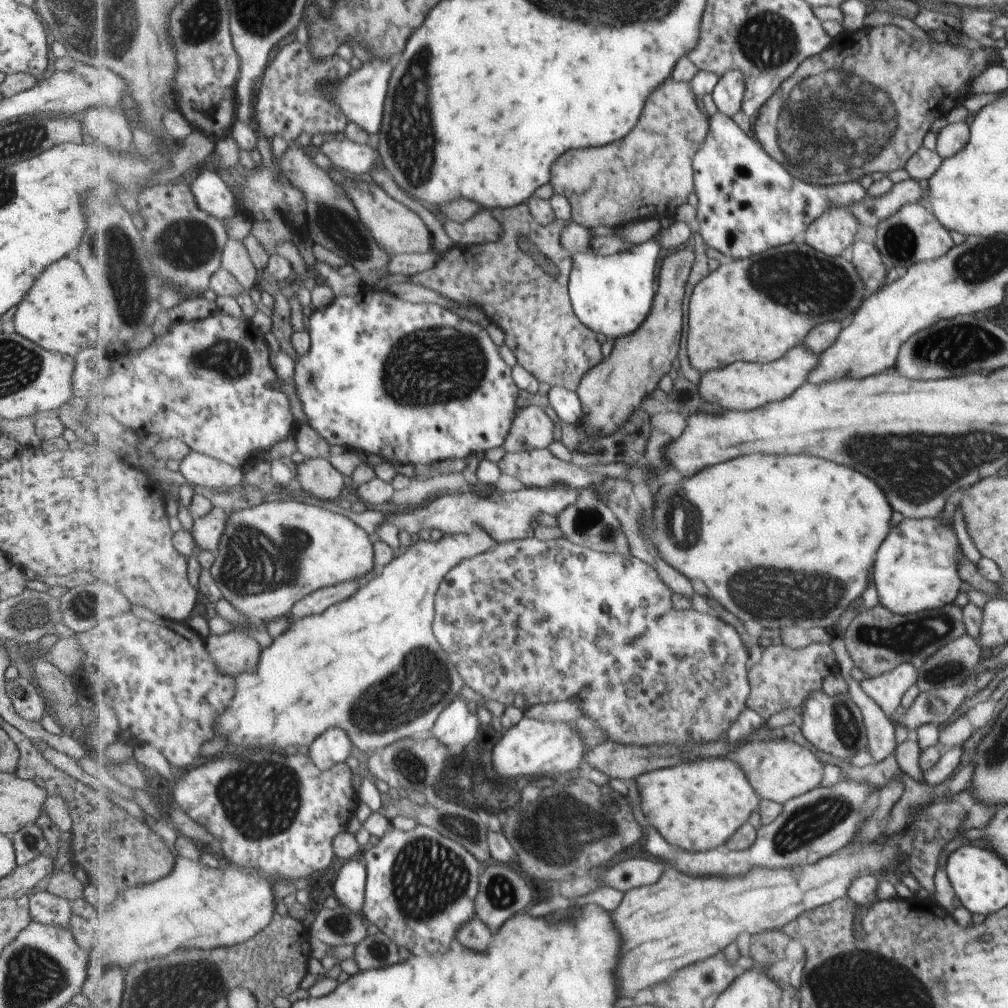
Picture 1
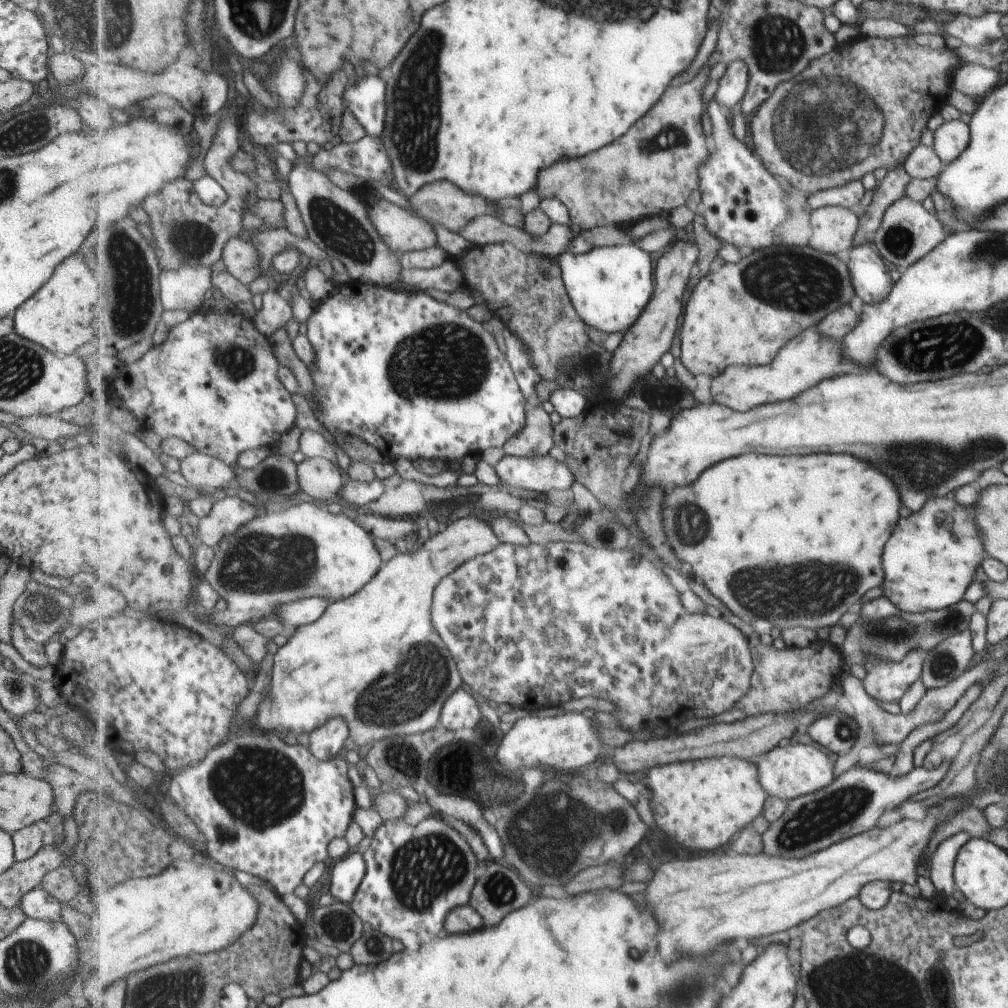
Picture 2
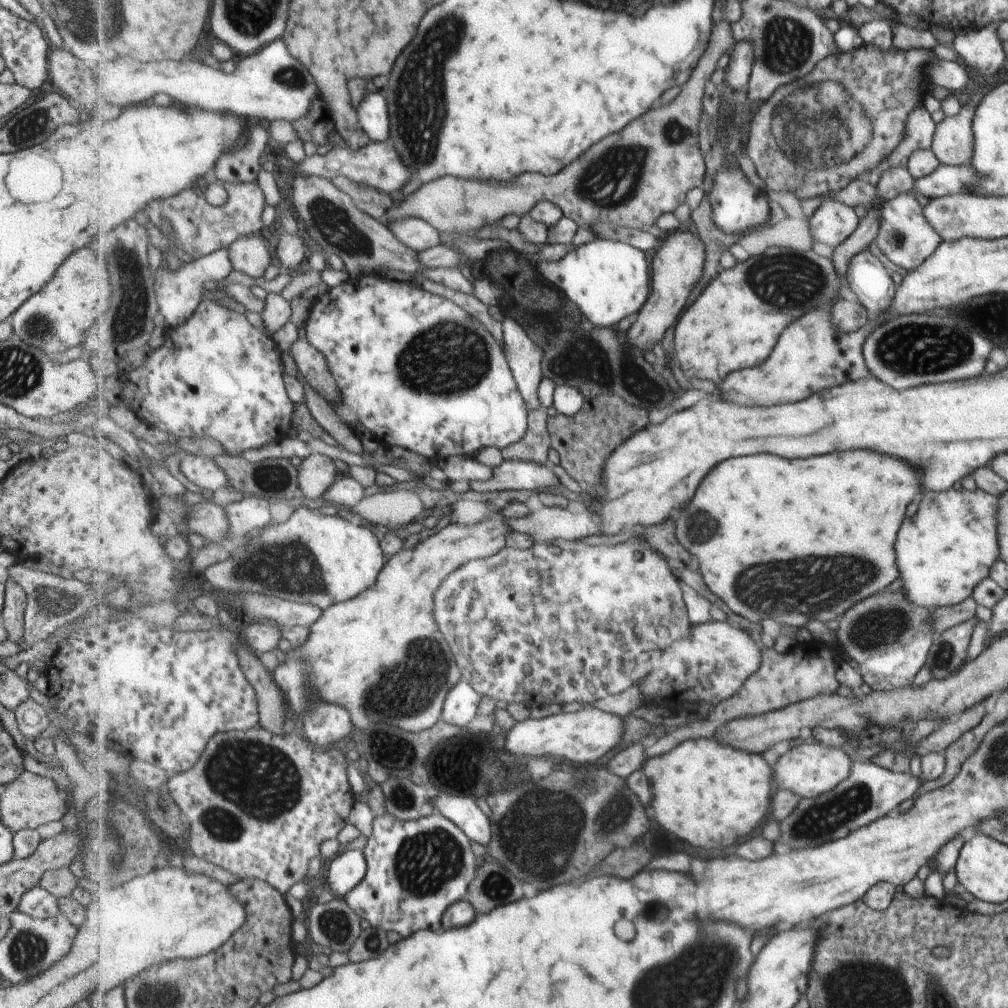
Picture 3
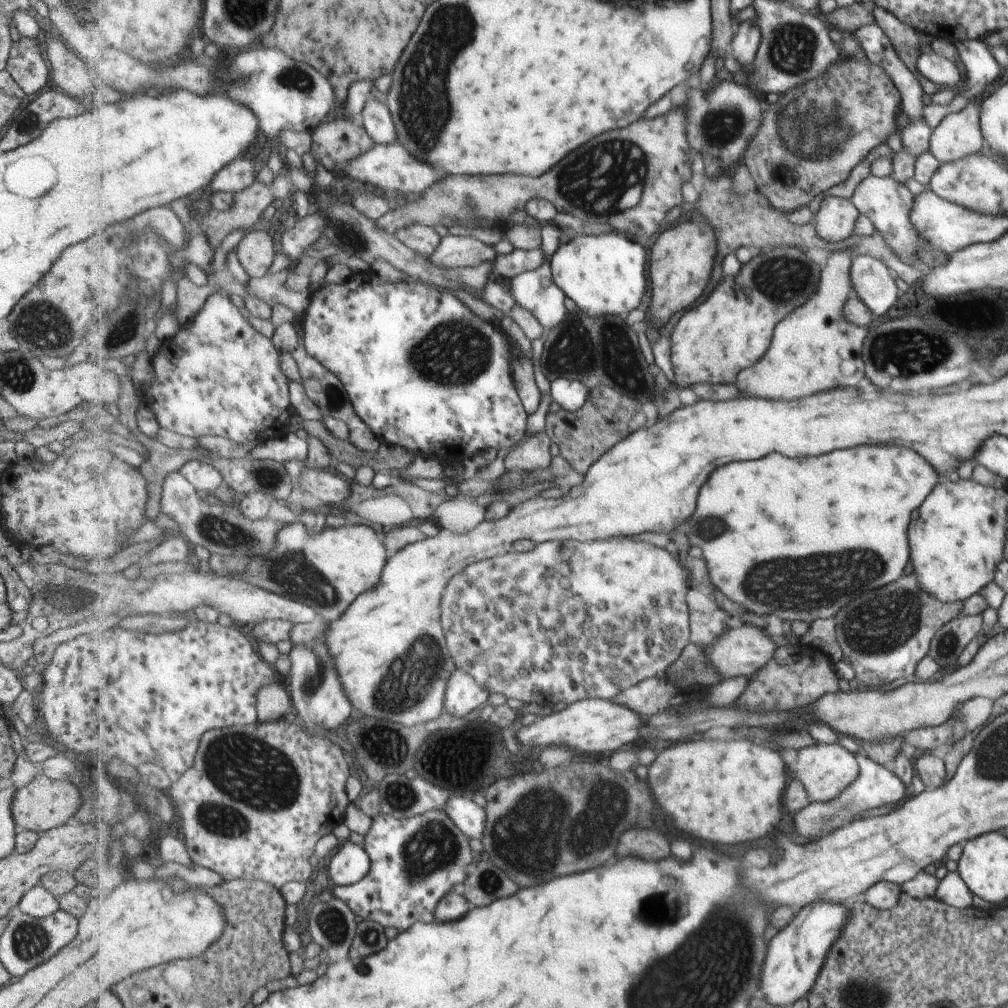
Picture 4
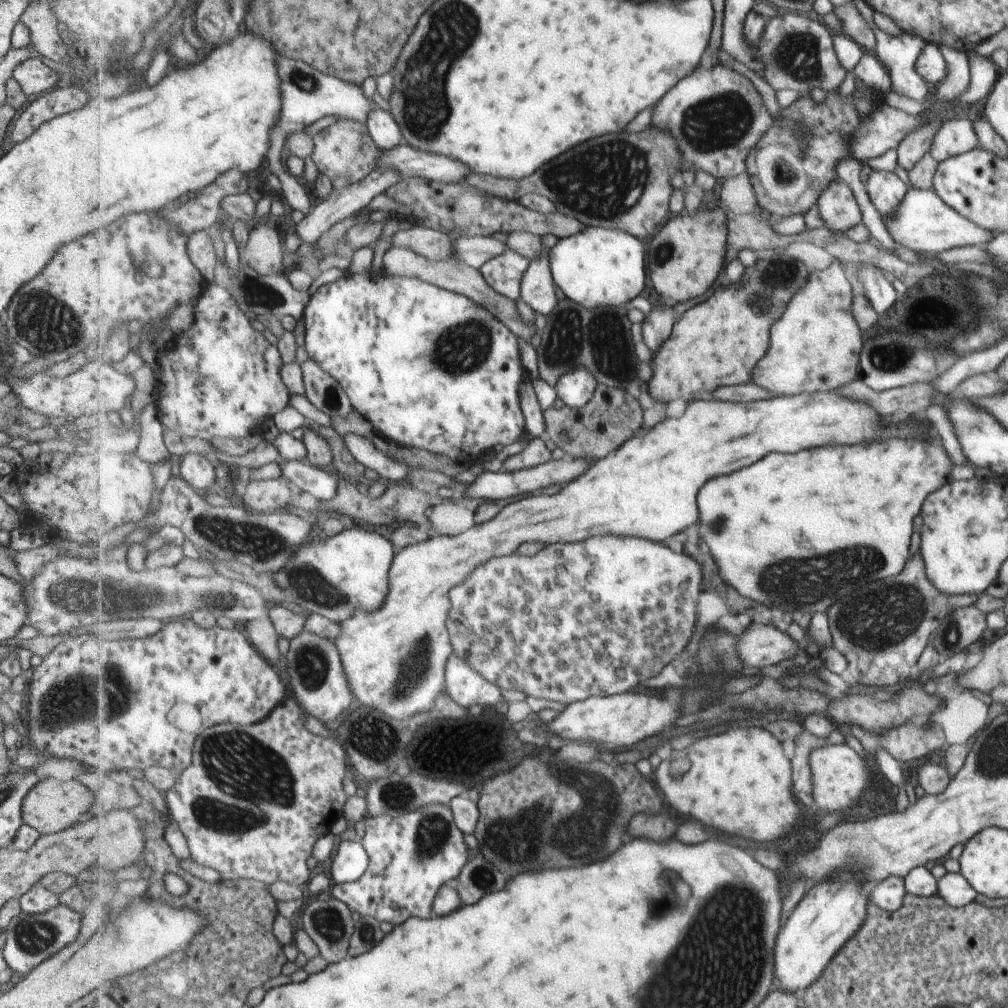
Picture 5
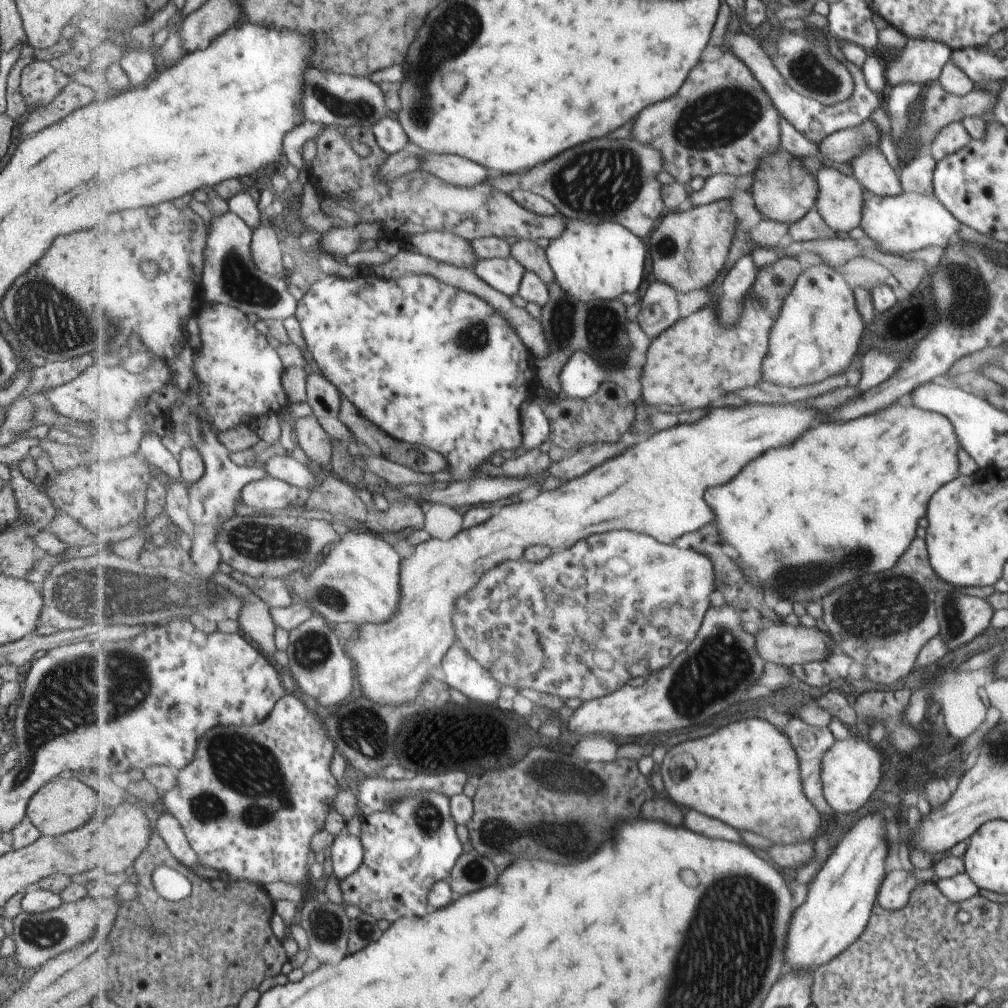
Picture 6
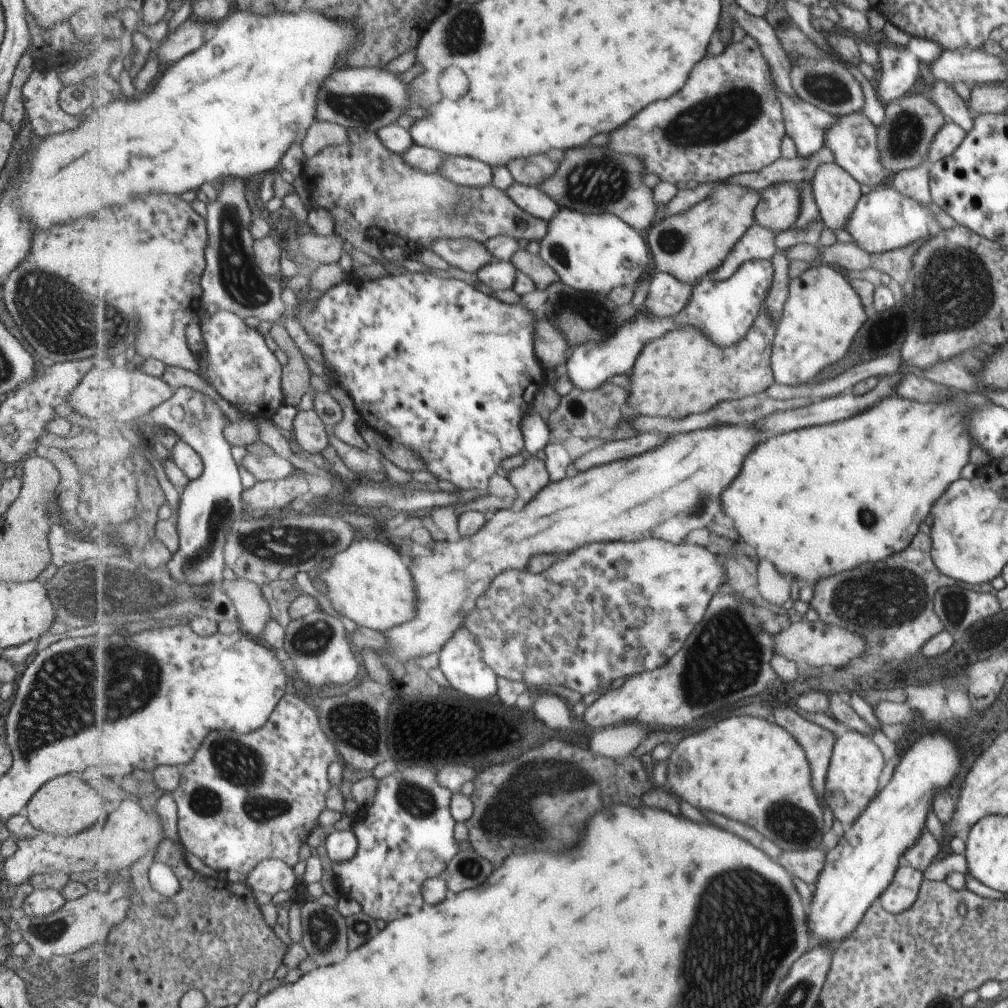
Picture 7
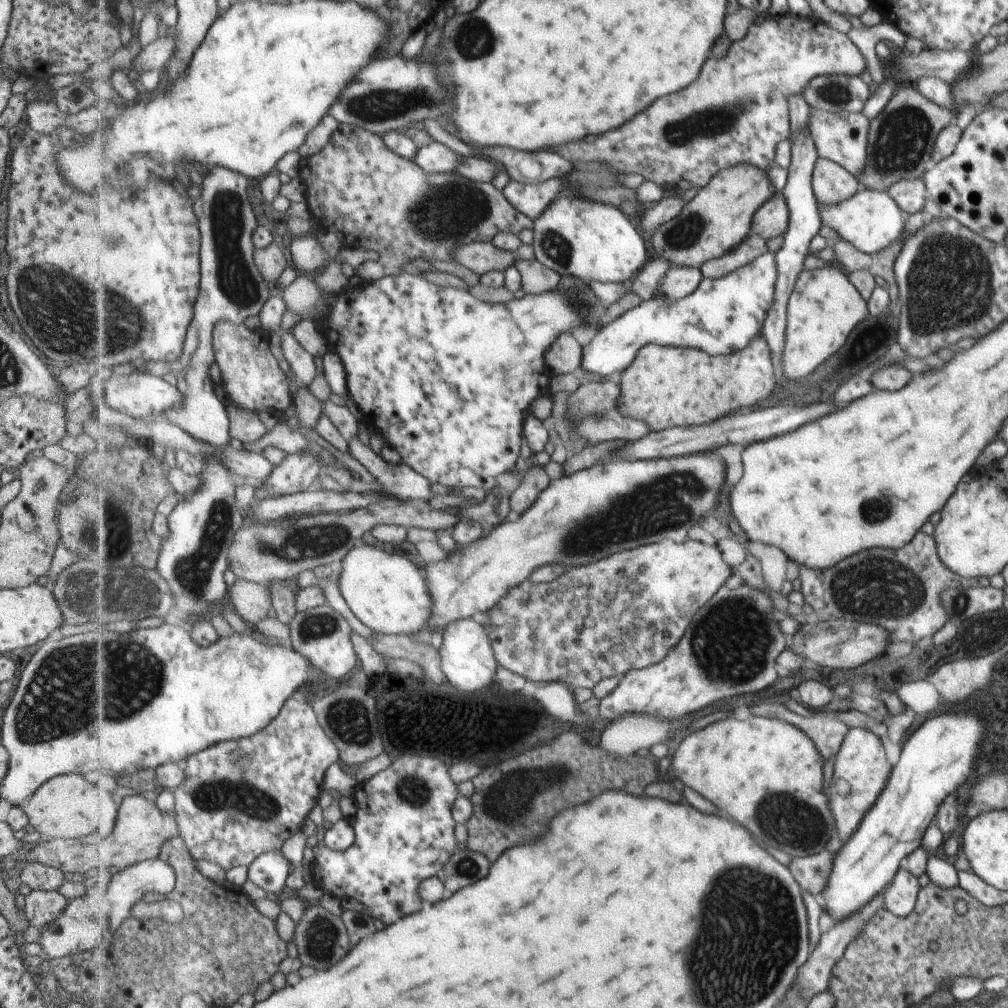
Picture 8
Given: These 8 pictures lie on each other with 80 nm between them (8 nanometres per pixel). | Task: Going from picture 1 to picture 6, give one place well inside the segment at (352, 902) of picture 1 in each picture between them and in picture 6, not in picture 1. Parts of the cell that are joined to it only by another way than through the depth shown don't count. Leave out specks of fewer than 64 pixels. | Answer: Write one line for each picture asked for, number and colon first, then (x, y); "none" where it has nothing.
2: (348, 873)
3: (346, 870)
4: (351, 863)
5: (352, 859)
6: (347, 851)

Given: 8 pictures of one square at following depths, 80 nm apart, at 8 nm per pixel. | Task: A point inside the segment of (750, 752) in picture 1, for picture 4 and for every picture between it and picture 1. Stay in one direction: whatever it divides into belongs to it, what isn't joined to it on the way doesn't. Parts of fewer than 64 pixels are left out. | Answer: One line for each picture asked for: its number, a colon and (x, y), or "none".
2: (787, 771)
3: (808, 769)
4: (825, 770)

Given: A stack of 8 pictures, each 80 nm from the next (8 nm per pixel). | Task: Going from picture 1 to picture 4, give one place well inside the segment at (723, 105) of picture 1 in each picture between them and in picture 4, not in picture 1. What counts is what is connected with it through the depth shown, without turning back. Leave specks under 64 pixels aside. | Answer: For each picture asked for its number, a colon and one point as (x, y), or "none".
2: (733, 86)
3: (742, 59)
4: (745, 45)

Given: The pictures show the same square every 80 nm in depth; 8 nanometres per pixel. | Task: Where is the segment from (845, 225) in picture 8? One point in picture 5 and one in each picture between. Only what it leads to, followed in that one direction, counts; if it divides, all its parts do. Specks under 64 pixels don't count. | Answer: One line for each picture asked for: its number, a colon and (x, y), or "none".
5: (922, 221)
6: (904, 222)
7: (881, 219)

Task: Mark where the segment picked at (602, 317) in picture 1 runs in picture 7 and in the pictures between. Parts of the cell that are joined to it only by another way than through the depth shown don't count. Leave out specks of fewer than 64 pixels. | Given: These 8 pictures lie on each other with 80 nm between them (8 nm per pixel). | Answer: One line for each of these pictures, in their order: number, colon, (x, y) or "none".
2: (610, 286)
3: (608, 280)
4: (606, 274)
5: (598, 266)
6: (592, 261)
7: (593, 252)

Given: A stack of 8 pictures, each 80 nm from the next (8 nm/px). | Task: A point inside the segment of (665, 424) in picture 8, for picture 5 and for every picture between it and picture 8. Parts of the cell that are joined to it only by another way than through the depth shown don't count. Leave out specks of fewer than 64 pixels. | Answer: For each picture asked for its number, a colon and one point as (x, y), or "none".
5: (718, 343)
6: (694, 363)
7: (682, 374)

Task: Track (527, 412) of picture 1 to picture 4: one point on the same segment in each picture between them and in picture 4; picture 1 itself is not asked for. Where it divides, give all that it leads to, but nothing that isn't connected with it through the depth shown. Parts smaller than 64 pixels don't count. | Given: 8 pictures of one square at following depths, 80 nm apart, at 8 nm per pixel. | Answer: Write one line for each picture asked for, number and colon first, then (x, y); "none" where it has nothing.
2: (536, 438)
3: (534, 448)
4: (533, 454)

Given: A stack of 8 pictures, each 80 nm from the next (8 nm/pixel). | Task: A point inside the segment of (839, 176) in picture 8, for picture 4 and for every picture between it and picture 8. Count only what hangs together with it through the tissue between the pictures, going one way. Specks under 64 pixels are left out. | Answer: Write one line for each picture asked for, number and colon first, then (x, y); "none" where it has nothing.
4: (834, 220)
5: (836, 206)
6: (838, 200)
7: (834, 192)

